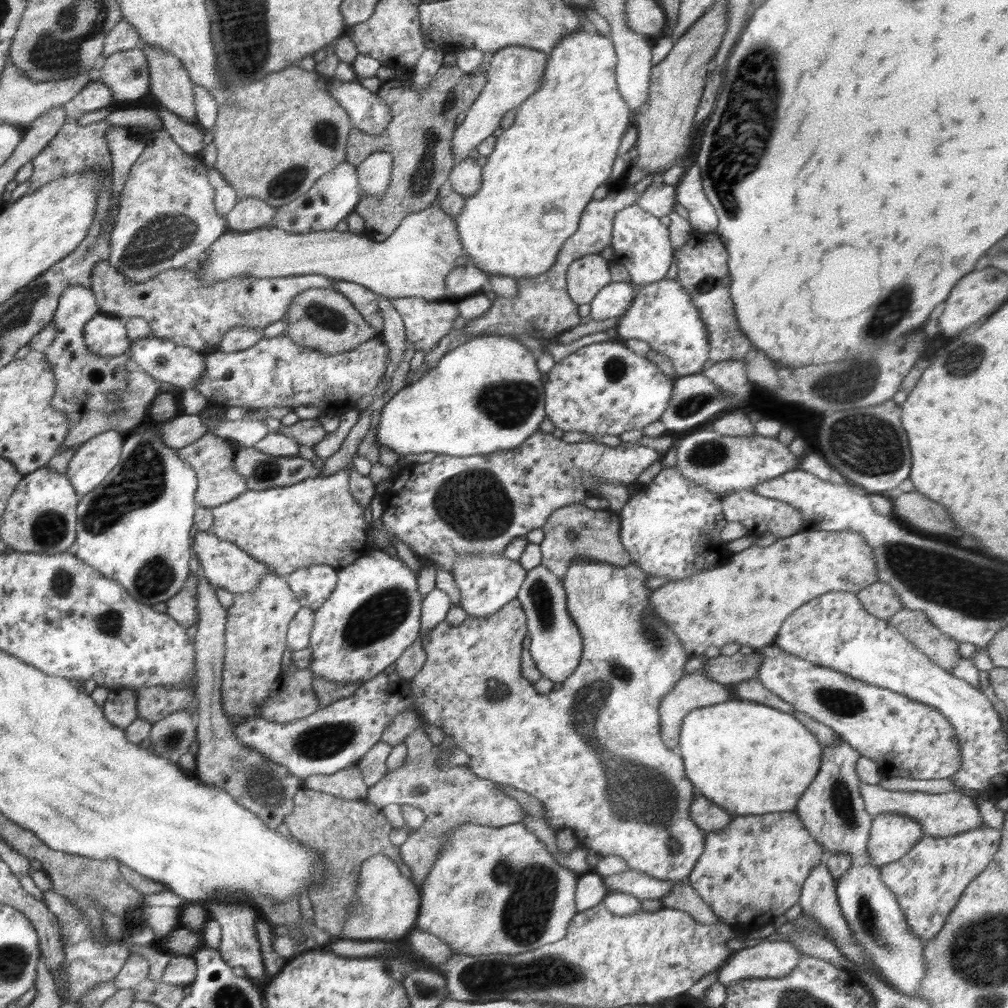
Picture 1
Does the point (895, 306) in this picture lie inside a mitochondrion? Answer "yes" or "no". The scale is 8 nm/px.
yes

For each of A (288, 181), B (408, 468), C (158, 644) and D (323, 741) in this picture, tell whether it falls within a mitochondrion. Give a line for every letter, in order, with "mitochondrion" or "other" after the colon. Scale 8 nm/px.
A: mitochondrion
B: other
C: other
D: mitochondrion

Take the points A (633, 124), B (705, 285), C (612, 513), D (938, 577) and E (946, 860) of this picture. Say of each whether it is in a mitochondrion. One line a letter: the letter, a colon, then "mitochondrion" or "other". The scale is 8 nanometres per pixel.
A: other
B: mitochondrion
C: other
D: mitochondrion
E: other

